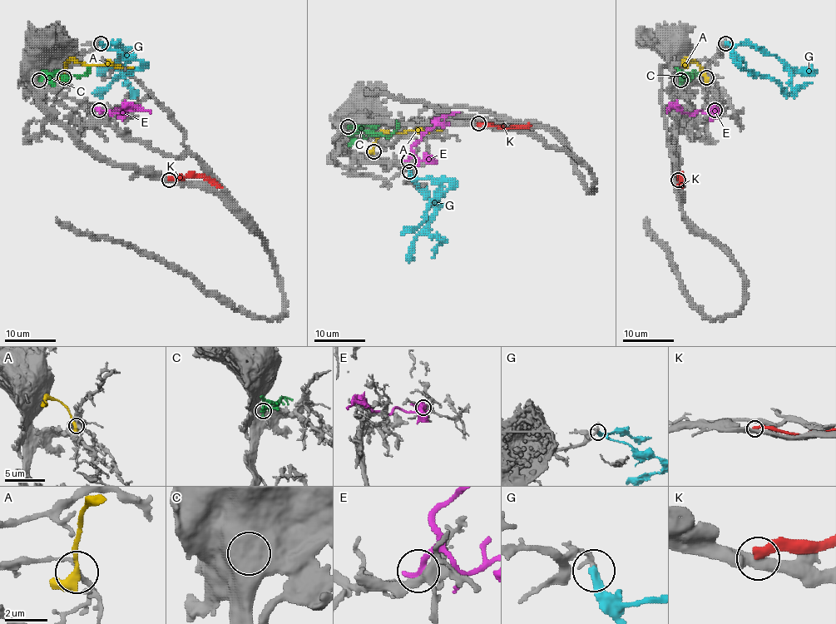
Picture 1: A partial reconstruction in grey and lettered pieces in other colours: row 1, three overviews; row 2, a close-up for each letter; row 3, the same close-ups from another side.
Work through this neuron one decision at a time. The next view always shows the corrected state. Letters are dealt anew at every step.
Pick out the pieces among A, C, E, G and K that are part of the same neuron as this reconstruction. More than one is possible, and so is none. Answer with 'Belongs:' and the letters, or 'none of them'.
Belongs: C

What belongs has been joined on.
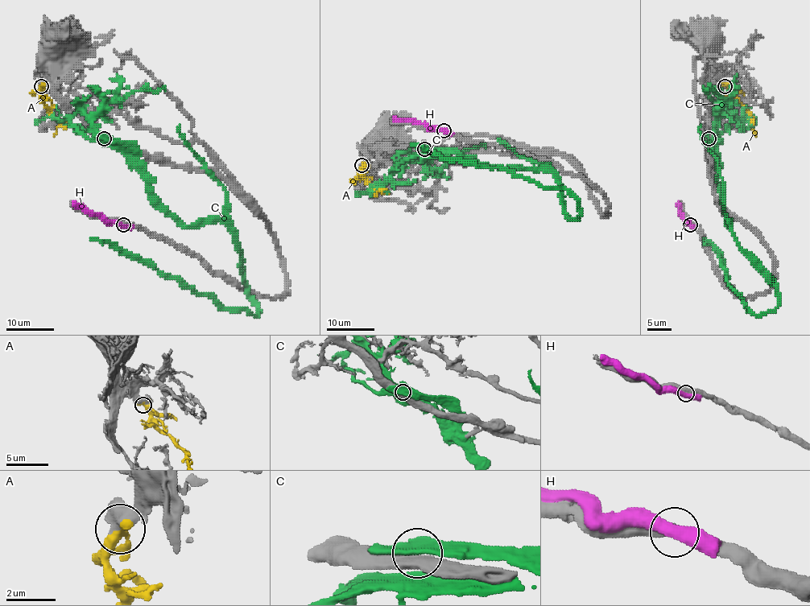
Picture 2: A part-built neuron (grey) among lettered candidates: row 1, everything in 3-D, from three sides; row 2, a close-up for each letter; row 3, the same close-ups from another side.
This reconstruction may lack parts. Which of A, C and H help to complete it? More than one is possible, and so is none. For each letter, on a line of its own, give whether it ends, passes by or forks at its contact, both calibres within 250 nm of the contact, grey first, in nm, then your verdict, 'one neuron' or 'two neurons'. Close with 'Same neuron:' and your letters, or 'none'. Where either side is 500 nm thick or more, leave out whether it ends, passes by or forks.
A: it forks | 400/320 nm | one neuron
C: 550/320 nm | two neurons
H: it passes by | 480/480 nm | two neurons
Same neuron: A

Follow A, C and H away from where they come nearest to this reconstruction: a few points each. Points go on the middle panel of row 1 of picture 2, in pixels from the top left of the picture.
A: (361, 165), (359, 170), (366, 183), (373, 189), (381, 191), (374, 195)
C: (424, 148), (546, 170), (559, 183), (563, 211), (579, 215), (565, 189), (411, 146)
H: (444, 130), (429, 129), (424, 124), (394, 118)

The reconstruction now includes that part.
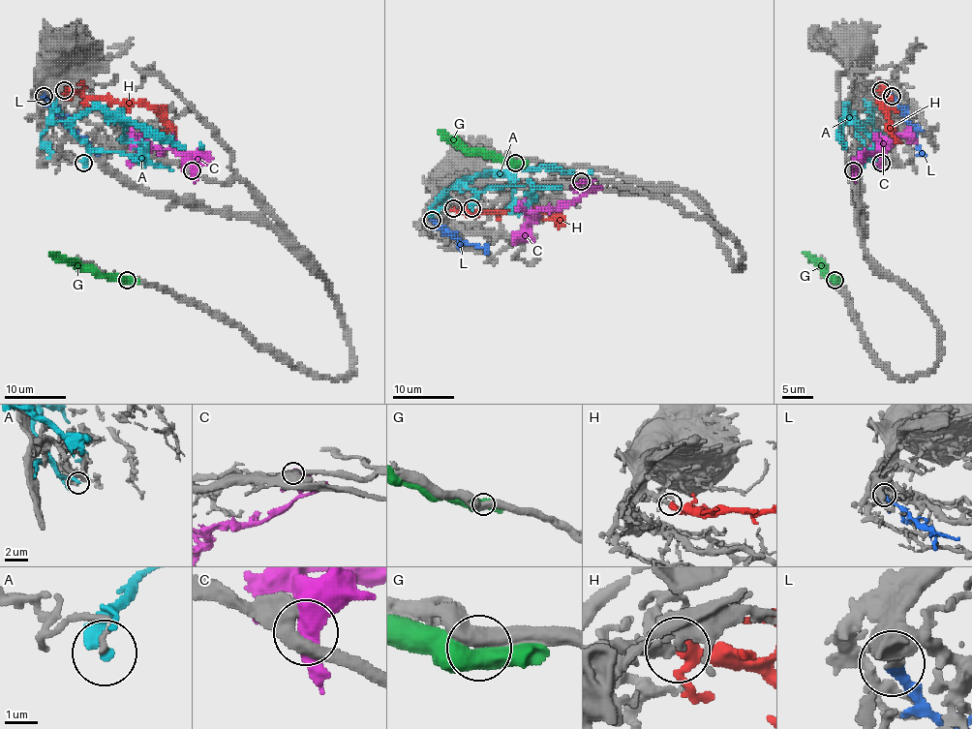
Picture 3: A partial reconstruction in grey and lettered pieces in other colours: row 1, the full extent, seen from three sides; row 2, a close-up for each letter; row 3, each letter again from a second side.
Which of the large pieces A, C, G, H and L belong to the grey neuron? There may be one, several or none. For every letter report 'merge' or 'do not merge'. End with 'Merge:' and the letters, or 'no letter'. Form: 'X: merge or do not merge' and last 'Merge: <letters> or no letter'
A: do not merge
C: do not merge
G: do not merge
H: merge
L: merge
Merge: H, L

